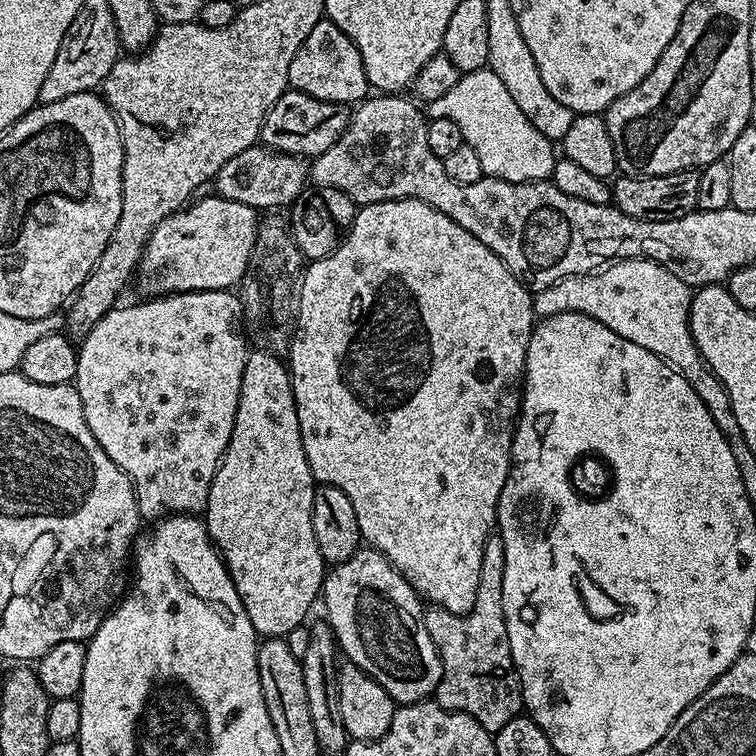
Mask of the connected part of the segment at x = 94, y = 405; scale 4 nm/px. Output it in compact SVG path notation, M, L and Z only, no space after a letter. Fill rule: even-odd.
M235 291L223 292L173 292L170 296L141 299L141 304L128 304L110 309L100 319L98 326L90 330L78 344L77 372L74 387L78 398L82 398L82 410L86 414L86 426L90 426L90 434L106 450L106 458L114 462L128 476L138 502L138 510L145 521L155 522L165 516L181 514L200 514L208 504L210 486L214 482L214 474L220 468L220 460L228 449L230 434L234 430L234 418L238 410L238 394L242 390L242 370L246 366L246 358L250 351L244 345L246 336L242 327L242 309L240 297Z

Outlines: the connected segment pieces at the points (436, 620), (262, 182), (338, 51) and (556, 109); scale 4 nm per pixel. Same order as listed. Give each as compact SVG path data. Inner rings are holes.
M499 534L489 535L484 544L484 561L480 571L480 589L474 606L464 616L450 614L450 610L428 606L424 609L426 630L440 650L442 678L434 693L435 703L451 712L465 712L474 722L482 725L487 732L495 734L510 722L510 718L521 715L524 698L520 695L520 680L516 677L516 667L510 654L510 638L506 634L506 622L502 610L502 574L506 570L506 554Z
M253 146L242 150L242 154L234 154L234 158L230 158L224 163L222 170L218 170L214 178L214 192L230 202L242 202L257 210L276 210L279 204L288 204L296 199L299 201L300 191L309 180L310 164L305 157L274 152L271 148L263 146Z
M321 18L314 30L306 34L306 42L298 54L294 54L294 62L290 62L288 83L295 91L310 94L310 98L345 106L359 104L370 92L358 46L354 46L354 42L350 42L350 38L346 38L346 34L342 34L342 30L327 18Z
M512 8L506 22L508 24L504 24L504 28L498 28L496 24L496 30L490 30L490 54L487 67L491 68L494 74L498 74L498 78L502 78L518 110L522 110L522 114L530 118L533 126L546 139L553 142L563 141L566 130L570 130L570 122L574 114L566 106L562 106L562 102L558 102L558 98L554 98L550 90L546 90L542 82L542 74L538 74L534 54L530 54L530 46L526 46L526 38L522 38L522 30L518 30L518 18L514 18Z

